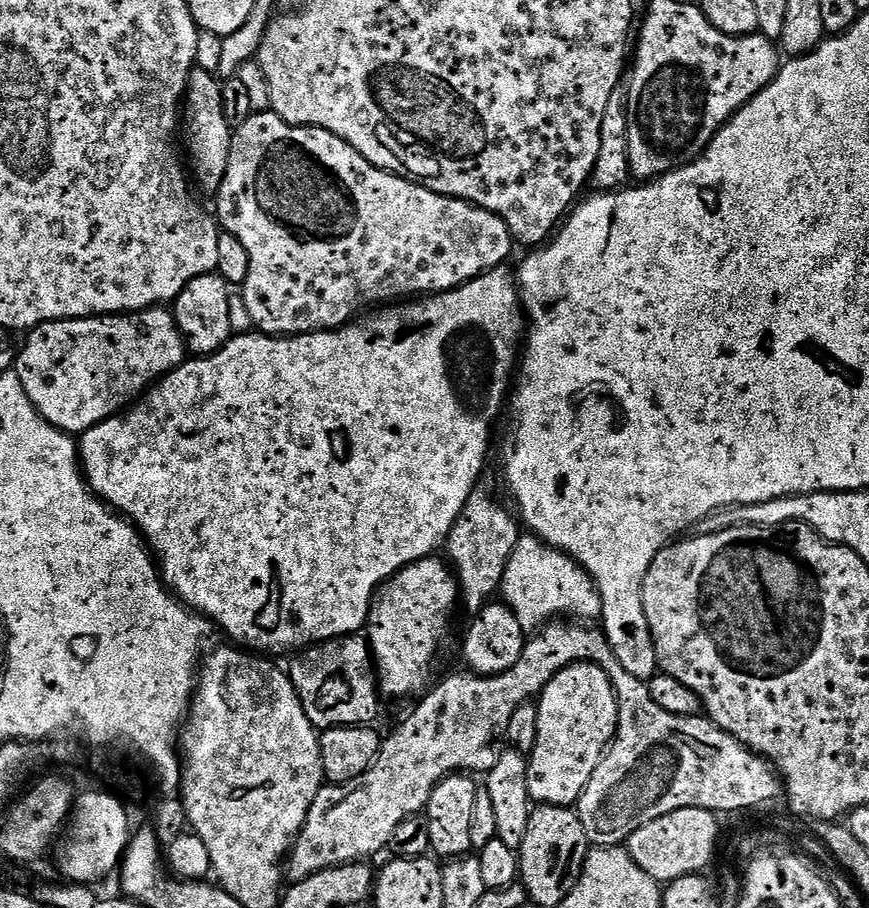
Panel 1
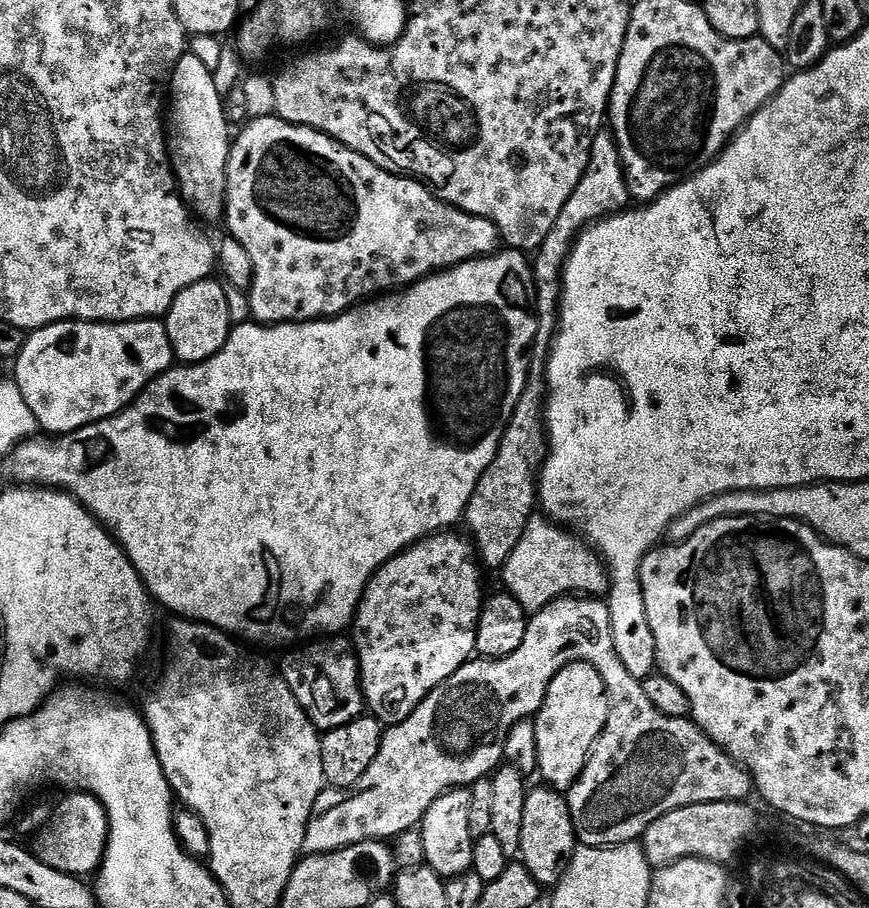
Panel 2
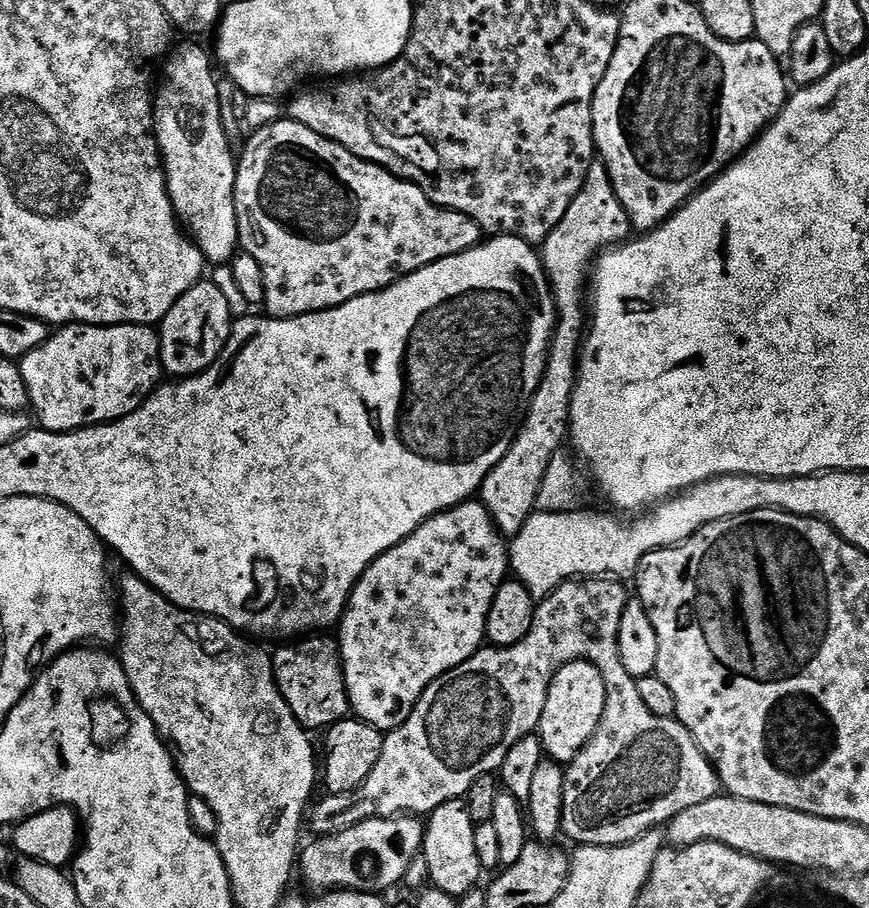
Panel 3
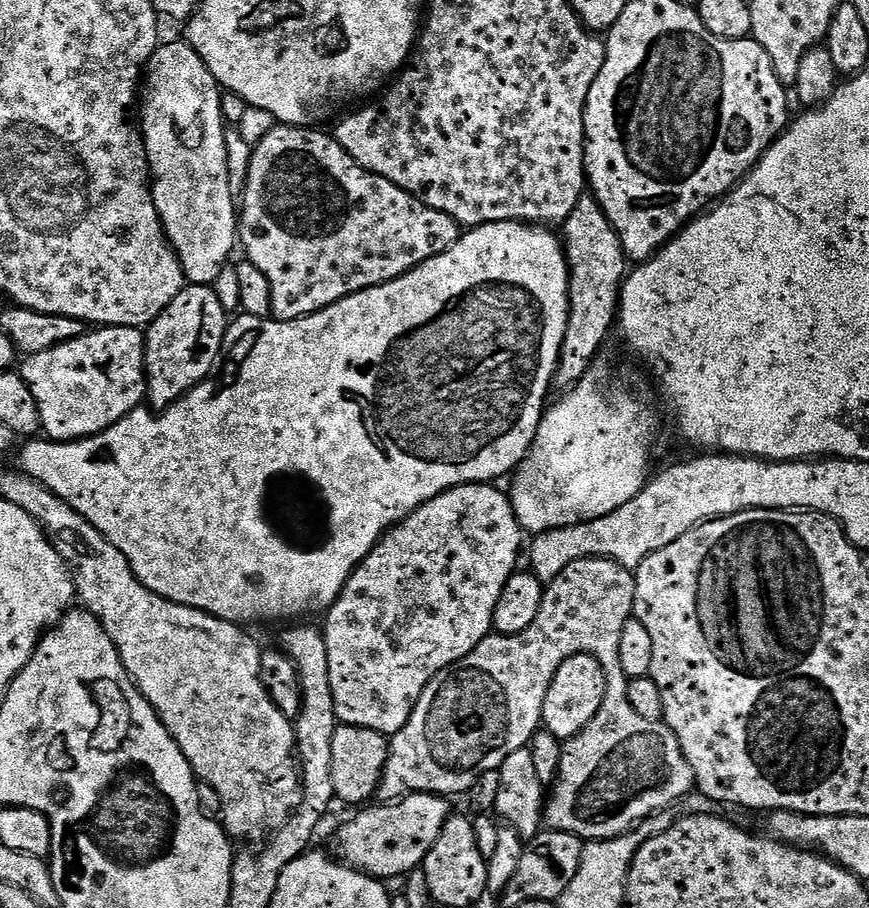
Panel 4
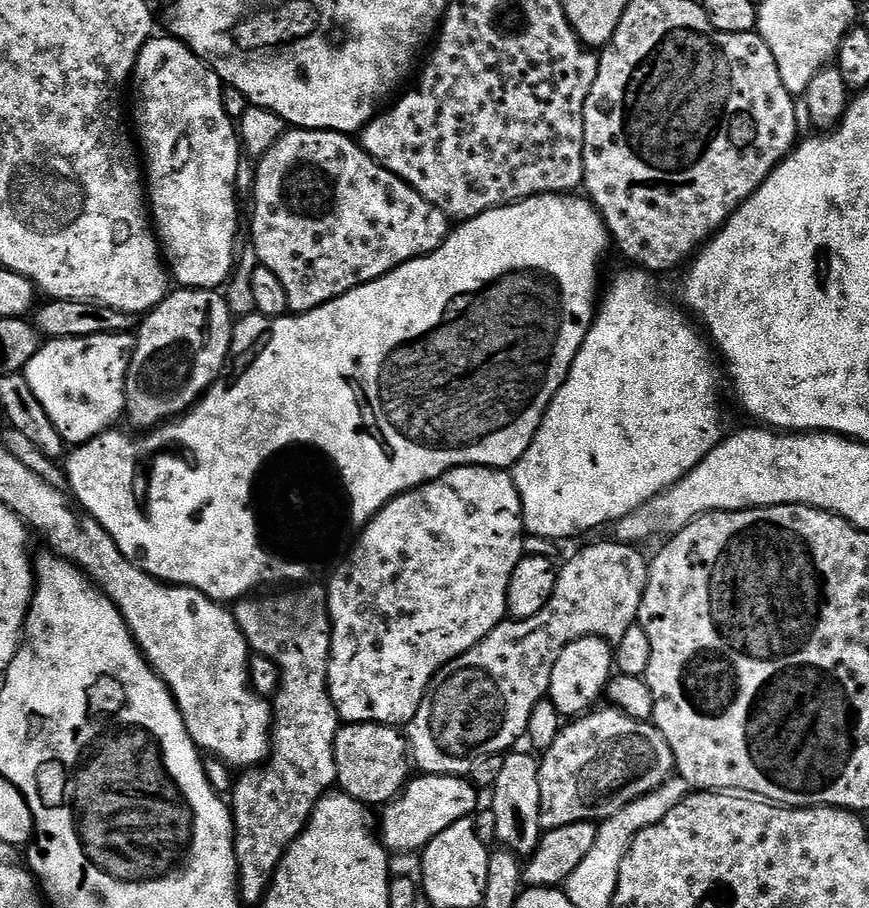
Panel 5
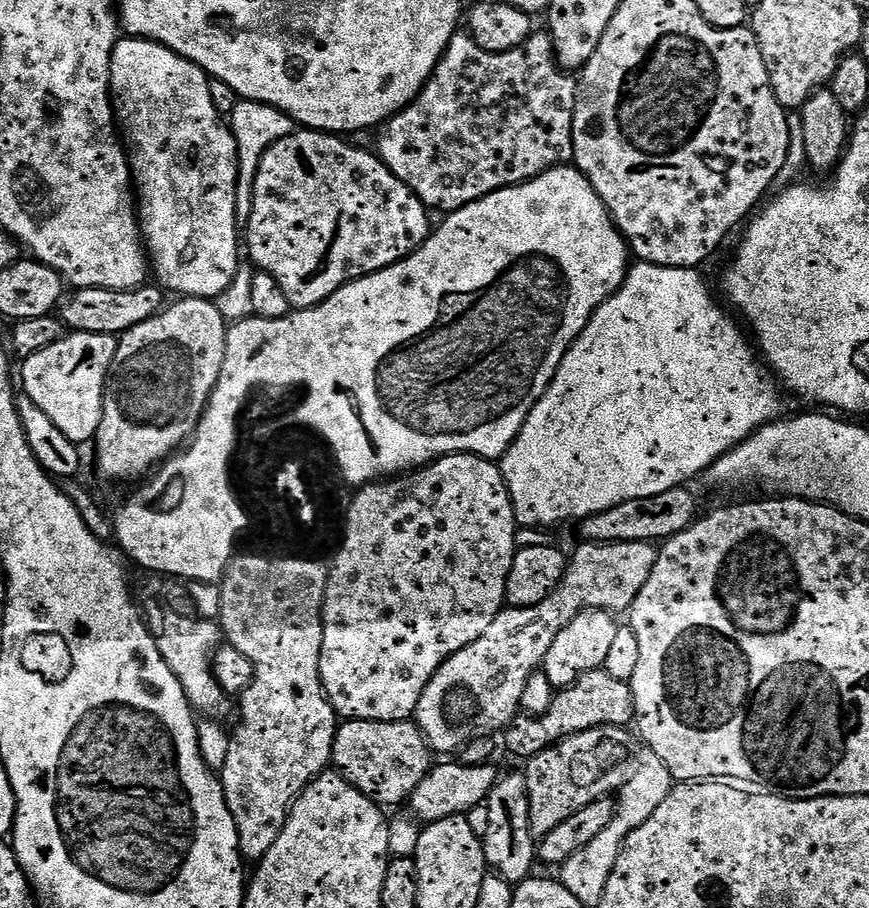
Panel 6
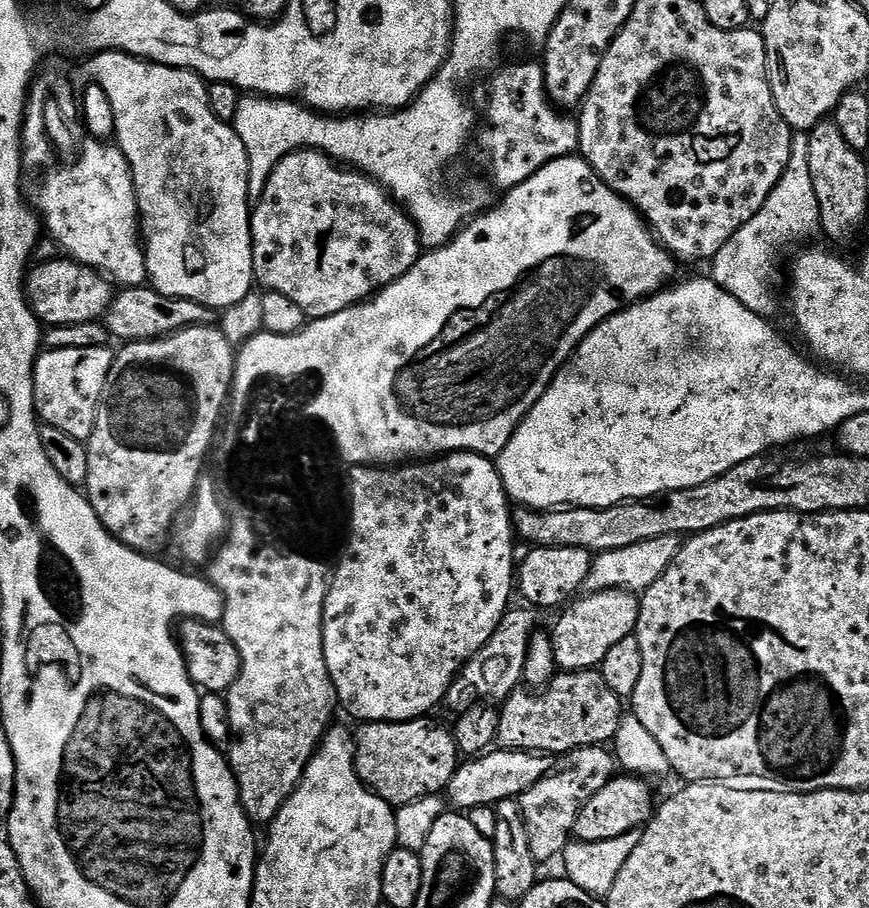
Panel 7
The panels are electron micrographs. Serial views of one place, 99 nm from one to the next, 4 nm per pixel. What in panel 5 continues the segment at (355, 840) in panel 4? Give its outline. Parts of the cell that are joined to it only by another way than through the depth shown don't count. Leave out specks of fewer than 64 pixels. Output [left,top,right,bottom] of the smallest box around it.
[378,774,479,853]

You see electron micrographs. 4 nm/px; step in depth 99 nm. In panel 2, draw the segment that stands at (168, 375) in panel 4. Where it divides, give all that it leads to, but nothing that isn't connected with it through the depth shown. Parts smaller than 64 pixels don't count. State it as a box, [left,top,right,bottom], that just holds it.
[166,278,234,365]

